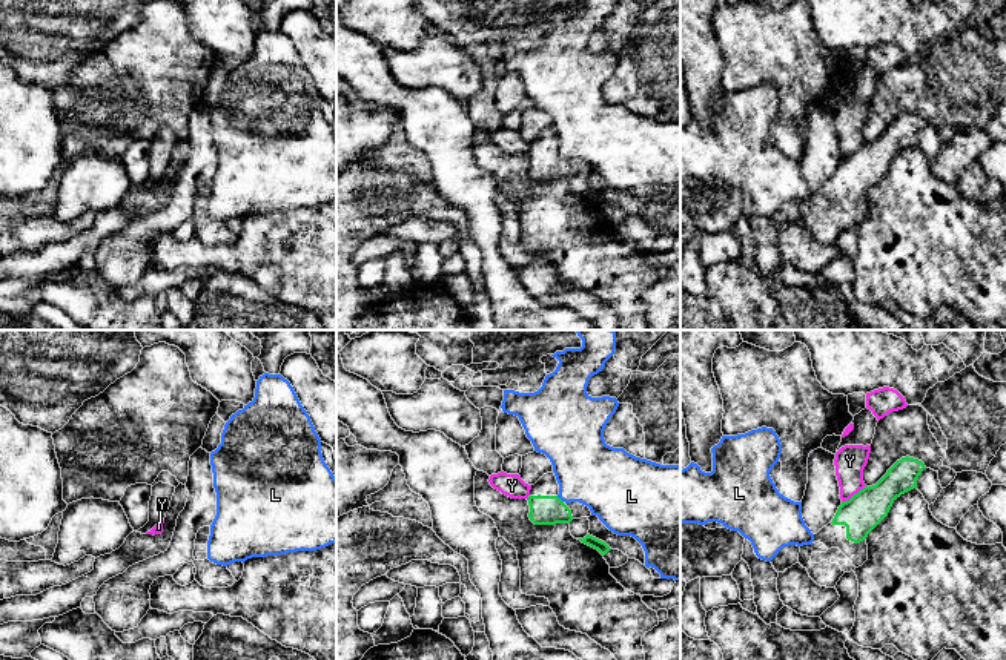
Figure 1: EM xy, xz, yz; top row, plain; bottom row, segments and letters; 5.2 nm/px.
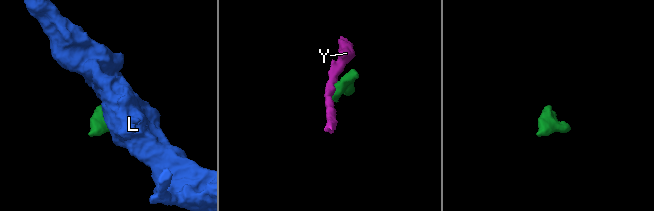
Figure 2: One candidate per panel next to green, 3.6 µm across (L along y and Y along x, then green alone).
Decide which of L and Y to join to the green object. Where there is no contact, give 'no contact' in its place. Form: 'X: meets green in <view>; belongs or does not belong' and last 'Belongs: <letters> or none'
L: meets green in xz; does not belong
Y: meets green in yz; does not belong
Belongs: none

